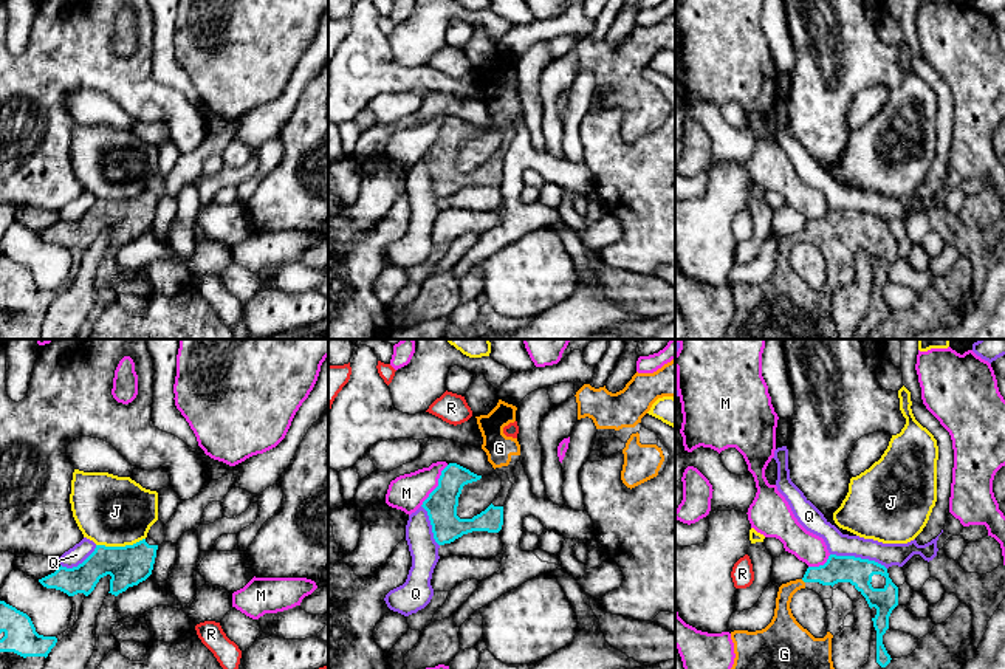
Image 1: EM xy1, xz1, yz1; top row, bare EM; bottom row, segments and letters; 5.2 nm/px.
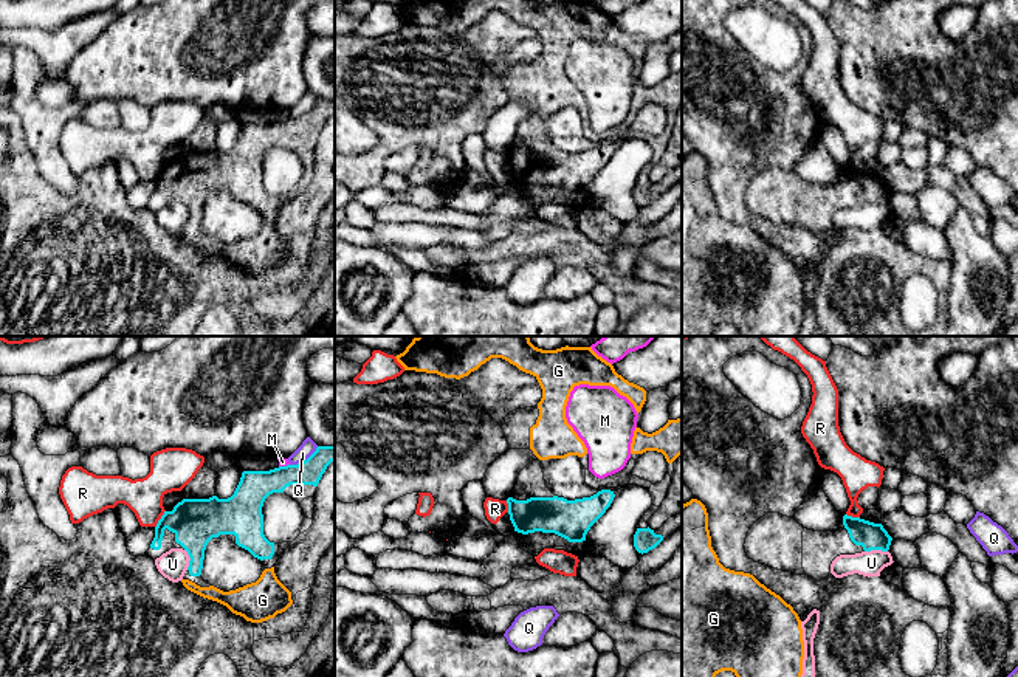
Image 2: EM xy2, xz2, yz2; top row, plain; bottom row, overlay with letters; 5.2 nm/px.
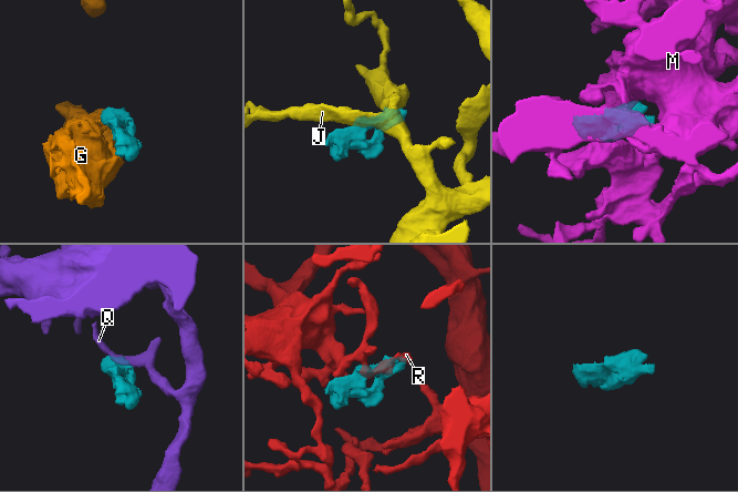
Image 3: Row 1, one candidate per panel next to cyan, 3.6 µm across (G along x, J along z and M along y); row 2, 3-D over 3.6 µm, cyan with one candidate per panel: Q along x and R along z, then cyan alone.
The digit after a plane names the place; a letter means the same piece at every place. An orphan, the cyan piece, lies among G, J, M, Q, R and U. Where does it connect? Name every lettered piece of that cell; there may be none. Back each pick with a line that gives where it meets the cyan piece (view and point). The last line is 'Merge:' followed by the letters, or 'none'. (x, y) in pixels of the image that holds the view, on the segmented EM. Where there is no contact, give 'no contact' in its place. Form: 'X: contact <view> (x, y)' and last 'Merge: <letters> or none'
G: no contact
Merge: G

